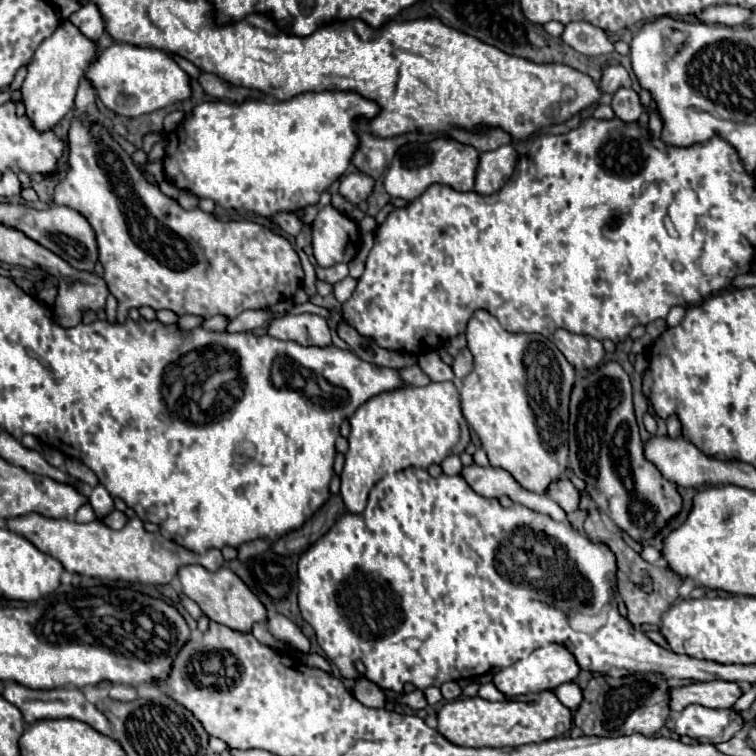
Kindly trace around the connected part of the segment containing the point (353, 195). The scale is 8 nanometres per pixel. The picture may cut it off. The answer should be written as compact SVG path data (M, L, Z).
M362 172L348 174L340 182L340 194L344 198L348 198L352 204L358 204L358 202L368 200L368 196L374 190L374 184L376 184L376 180L368 174L362 174Z

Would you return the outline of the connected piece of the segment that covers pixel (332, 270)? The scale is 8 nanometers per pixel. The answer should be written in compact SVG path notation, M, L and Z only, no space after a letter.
M342 264L342 270L338 270L338 266L330 266L330 268L316 266L316 276L318 276L318 280L336 284L336 282L340 282L340 280L344 280L348 276L348 266Z

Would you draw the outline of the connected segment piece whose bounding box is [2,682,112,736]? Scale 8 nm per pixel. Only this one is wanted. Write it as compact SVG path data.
M12 682L4 688L2 696L22 712L26 724L34 724L34 722L46 720L46 718L74 718L74 720L86 722L88 726L94 726L94 730L98 730L100 734L112 736L112 728L110 728L110 722L106 720L106 716L94 704L90 704L84 698L84 694L74 686L72 688L54 688L54 690L34 690L34 688Z

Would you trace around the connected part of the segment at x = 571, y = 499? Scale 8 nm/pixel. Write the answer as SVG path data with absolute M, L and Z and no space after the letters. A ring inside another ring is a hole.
M560 478L558 482L554 482L548 490L548 496L558 502L568 514L578 510L578 502L580 502L580 492L576 490L576 486L568 480L568 478Z

